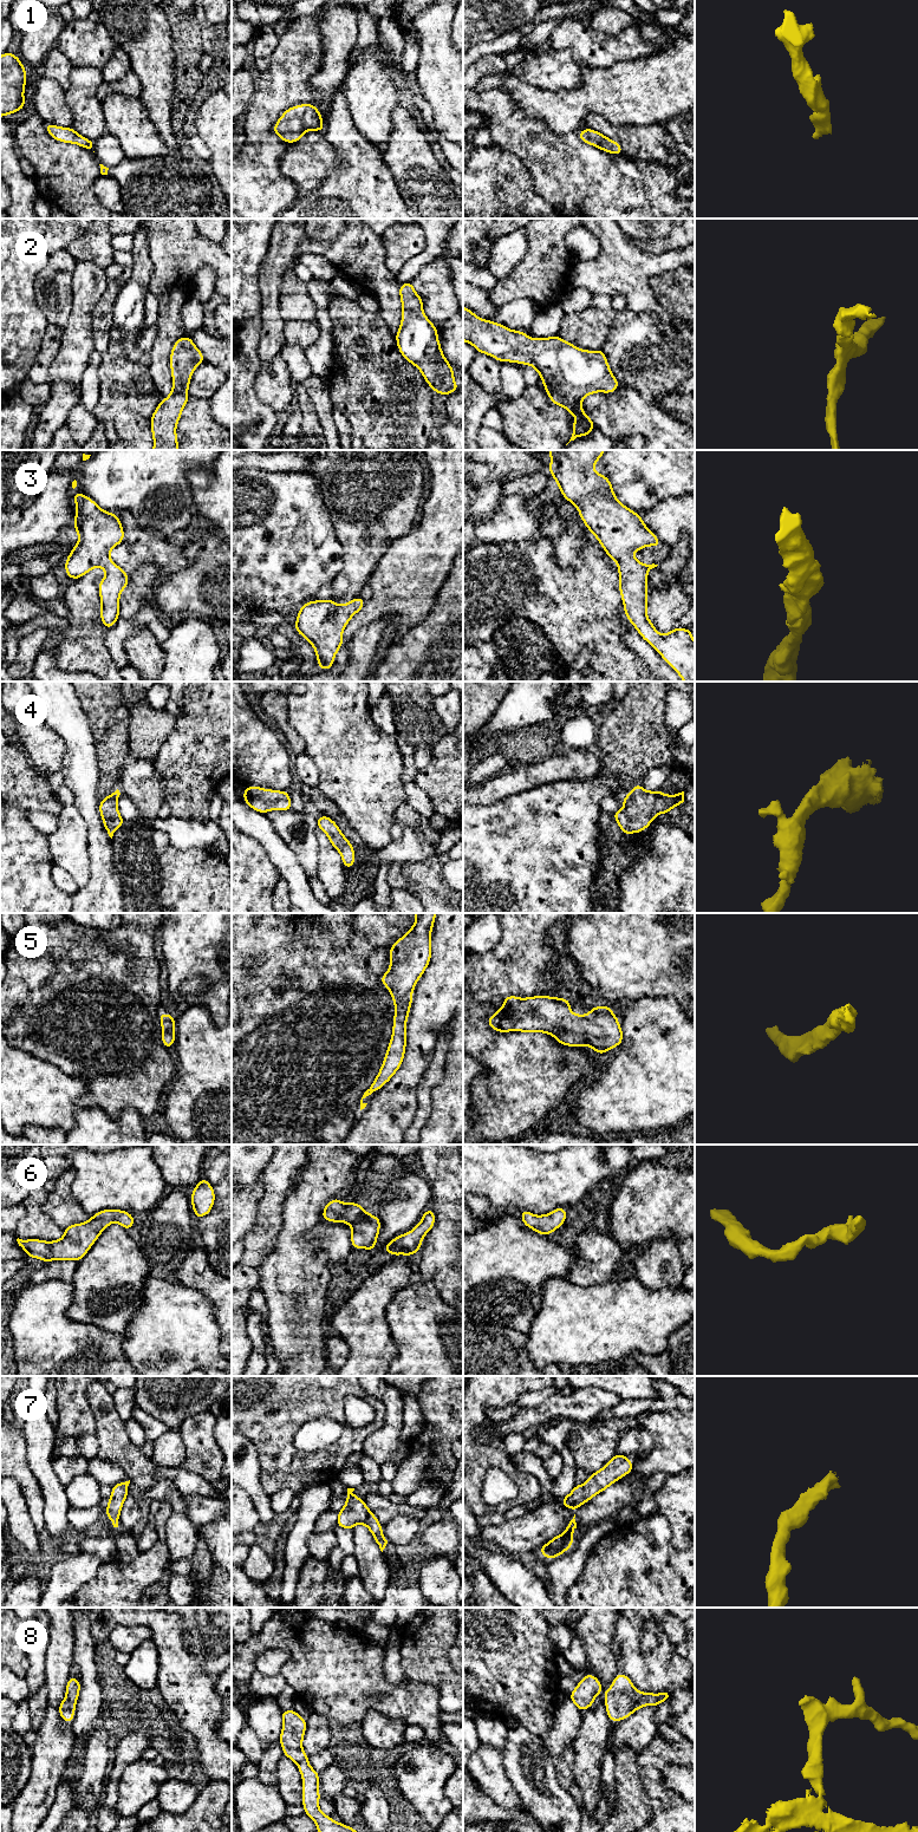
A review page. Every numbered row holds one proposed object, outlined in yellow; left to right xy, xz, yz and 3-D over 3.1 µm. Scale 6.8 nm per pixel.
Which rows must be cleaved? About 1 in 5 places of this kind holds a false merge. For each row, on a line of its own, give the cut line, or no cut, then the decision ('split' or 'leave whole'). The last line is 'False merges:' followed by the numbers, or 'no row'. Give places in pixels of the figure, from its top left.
1: no cut; leave whole
2: no cut; leave whole
3: no cut; leave whole
4: no cut; leave whole
5: no cut; leave whole
6: no cut; leave whole
7: no cut; leave whole
8: no cut; leave whole
False merges: no row

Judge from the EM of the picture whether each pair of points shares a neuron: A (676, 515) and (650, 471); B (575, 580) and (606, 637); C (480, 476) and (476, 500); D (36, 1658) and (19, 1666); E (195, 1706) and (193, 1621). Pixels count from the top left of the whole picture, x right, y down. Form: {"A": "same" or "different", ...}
{"A": "different", "B": "same", "C": "same", "D": "different", "E": "same"}

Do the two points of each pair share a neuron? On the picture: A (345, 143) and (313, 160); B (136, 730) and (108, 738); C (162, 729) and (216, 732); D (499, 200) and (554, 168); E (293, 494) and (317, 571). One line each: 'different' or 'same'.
A: different
B: different
C: different
D: different
E: same

